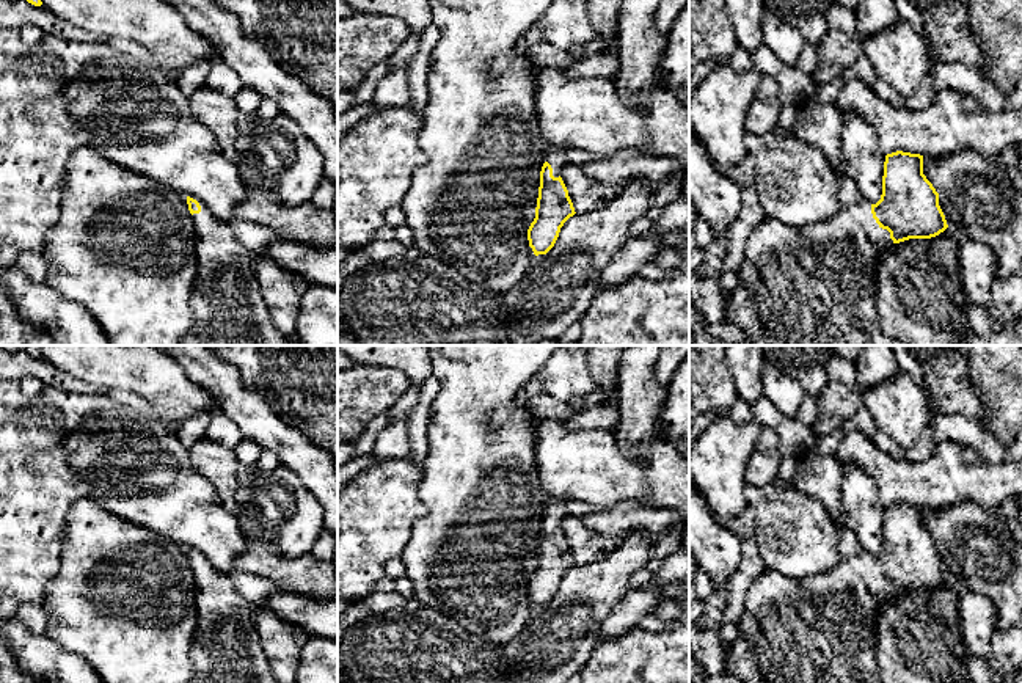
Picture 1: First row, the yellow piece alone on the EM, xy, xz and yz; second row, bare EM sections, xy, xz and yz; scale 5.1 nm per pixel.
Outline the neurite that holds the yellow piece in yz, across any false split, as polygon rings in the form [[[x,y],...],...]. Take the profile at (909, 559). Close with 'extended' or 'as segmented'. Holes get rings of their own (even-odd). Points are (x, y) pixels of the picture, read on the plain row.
[[[896,502],[885,507],[882,546],[876,556],[860,553],[829,572],[791,579],[776,570],[765,572],[746,592],[736,622],[758,661],[763,683],[881,683],[878,678],[876,617],[882,604],[909,590],[931,590],[948,579],[939,545],[923,526],[923,507]]]; extended

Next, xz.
[[[549,498],[540,523],[535,570],[527,581],[529,598],[535,608],[546,606],[554,598],[560,579],[576,565],[560,529],[562,521],[570,515],[565,509],[567,501]]]; extended

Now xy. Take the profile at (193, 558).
[[[190,548],[187,556],[195,575],[198,608],[190,683],[278,683],[253,628],[256,606],[206,556]]]; extended

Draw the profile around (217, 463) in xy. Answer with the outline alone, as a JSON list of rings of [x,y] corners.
[[[203,436],[190,447],[190,462],[214,485],[221,506],[235,515],[240,482],[237,479],[239,460],[234,451]]]

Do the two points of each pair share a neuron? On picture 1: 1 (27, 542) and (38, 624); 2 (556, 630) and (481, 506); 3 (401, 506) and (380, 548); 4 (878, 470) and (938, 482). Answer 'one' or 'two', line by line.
1: two
2: two
3: one
4: one

